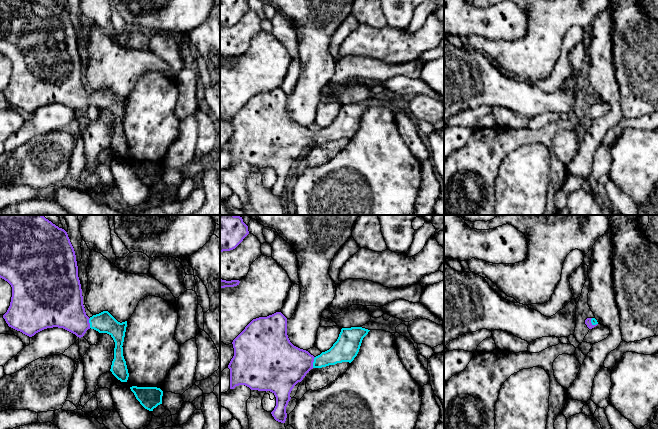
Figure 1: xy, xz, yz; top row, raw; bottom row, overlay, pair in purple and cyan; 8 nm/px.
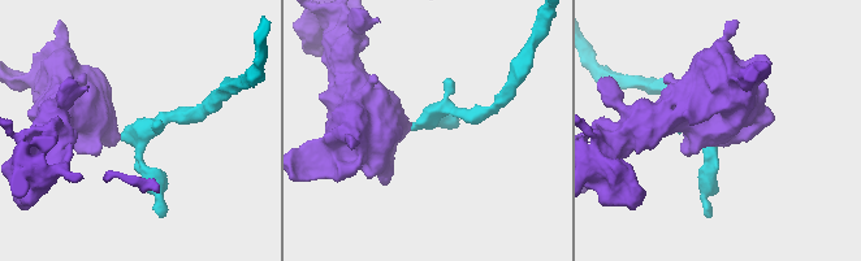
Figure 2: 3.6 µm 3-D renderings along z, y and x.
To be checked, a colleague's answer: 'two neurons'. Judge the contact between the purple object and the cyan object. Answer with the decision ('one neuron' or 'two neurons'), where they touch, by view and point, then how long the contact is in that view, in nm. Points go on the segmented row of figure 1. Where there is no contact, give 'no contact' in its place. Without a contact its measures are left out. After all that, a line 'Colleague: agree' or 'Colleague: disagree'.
one neuron | xz (313, 361) | 90 nm
Colleague: disagree

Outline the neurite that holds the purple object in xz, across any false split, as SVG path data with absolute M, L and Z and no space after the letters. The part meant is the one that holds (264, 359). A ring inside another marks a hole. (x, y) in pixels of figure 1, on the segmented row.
M281 312L253 319L232 342L234 356L228 365L230 389L245 385L251 390L272 392L276 397L276 406L271 414L276 421L285 423L286 407L291 399L290 393L294 386L301 382L313 368L322 368L342 362L351 363L357 356L362 340L369 331L362 327L342 328L333 346L314 357L308 351L290 342L287 335L287 318Z

